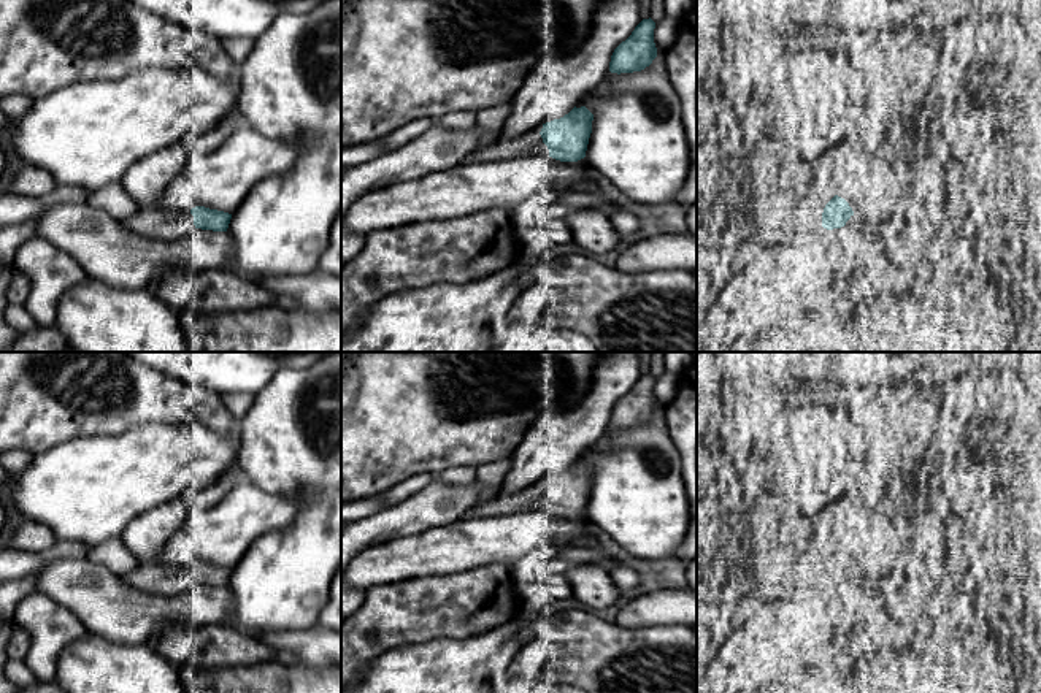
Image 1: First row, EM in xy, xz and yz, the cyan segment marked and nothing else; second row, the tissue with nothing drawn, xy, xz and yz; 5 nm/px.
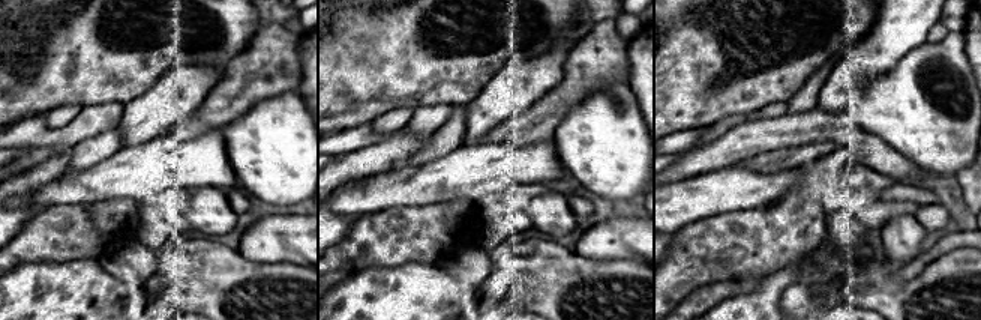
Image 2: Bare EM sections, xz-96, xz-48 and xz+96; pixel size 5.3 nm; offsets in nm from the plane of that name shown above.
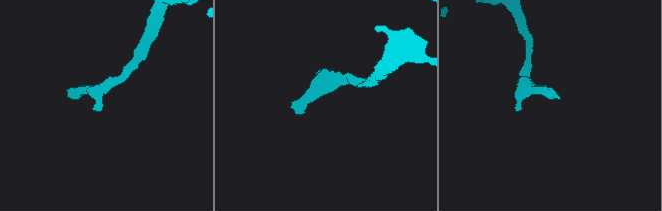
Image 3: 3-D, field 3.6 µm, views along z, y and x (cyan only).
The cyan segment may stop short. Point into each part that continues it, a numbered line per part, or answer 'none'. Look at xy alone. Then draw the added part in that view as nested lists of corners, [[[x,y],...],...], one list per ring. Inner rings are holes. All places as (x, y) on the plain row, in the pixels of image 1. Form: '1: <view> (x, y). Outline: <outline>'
1: xy (164, 581). Outline: [[[138,565],[132,572],[119,576],[127,585],[157,596],[178,596],[192,585],[190,568]]]

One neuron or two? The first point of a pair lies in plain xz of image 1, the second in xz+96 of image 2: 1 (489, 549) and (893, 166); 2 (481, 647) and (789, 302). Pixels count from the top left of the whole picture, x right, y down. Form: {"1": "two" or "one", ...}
{"1": "two", "2": "two"}

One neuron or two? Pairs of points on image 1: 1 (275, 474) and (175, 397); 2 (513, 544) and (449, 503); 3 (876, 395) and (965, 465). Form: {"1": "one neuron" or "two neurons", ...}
{"1": "two neurons", "2": "two neurons", "3": "two neurons"}

